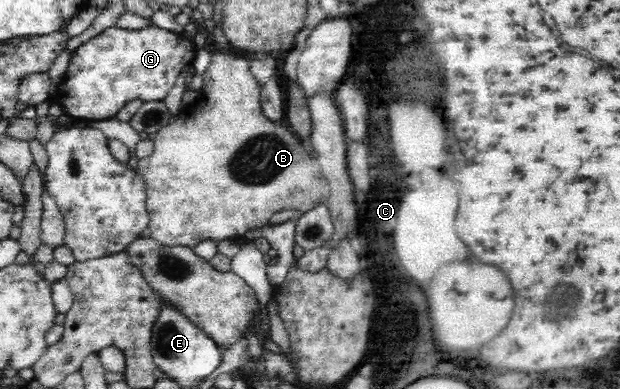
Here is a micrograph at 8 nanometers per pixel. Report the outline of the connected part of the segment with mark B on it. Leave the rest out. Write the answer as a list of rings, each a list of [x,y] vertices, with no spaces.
[[[226,50],[215,53],[211,56],[211,61],[206,70],[201,74],[202,86],[199,89],[200,97],[191,105],[185,106],[175,117],[174,122],[161,128],[153,136],[152,154],[146,158],[136,159],[134,171],[137,175],[142,175],[146,190],[146,211],[148,211],[148,226],[140,233],[139,238],[154,239],[164,246],[186,246],[194,249],[203,240],[226,240],[230,238],[240,238],[248,230],[260,228],[274,216],[276,212],[284,209],[299,209],[302,212],[315,207],[319,203],[325,203],[327,199],[327,181],[319,176],[318,163],[311,150],[303,145],[297,135],[287,127],[273,123],[262,114],[260,104],[261,86],[254,75],[248,69],[248,58],[238,58]]]

